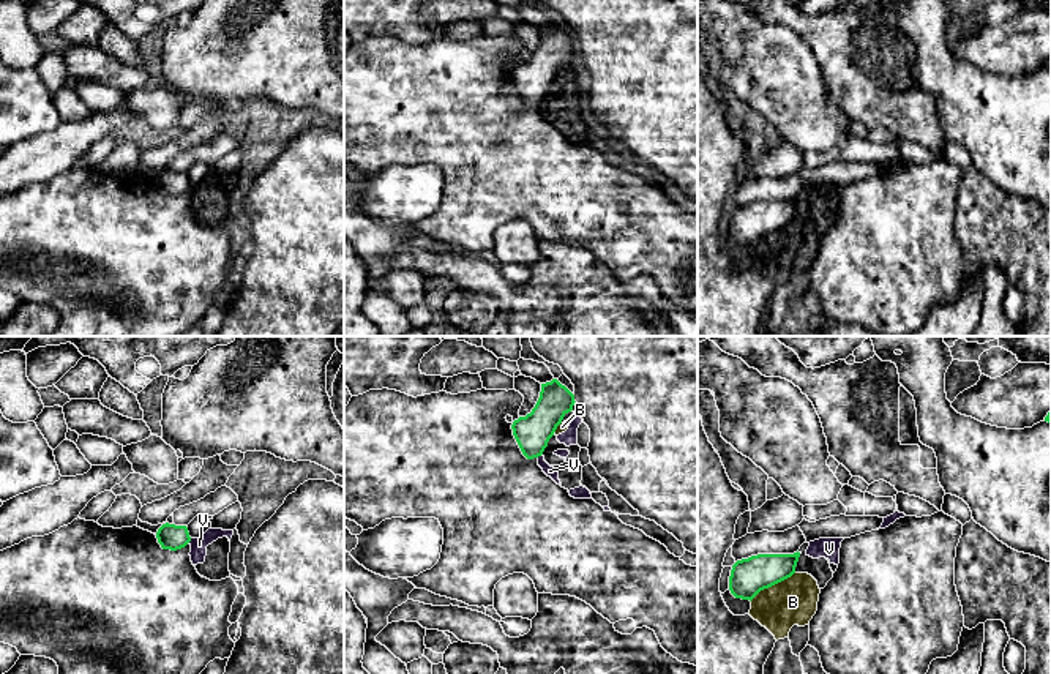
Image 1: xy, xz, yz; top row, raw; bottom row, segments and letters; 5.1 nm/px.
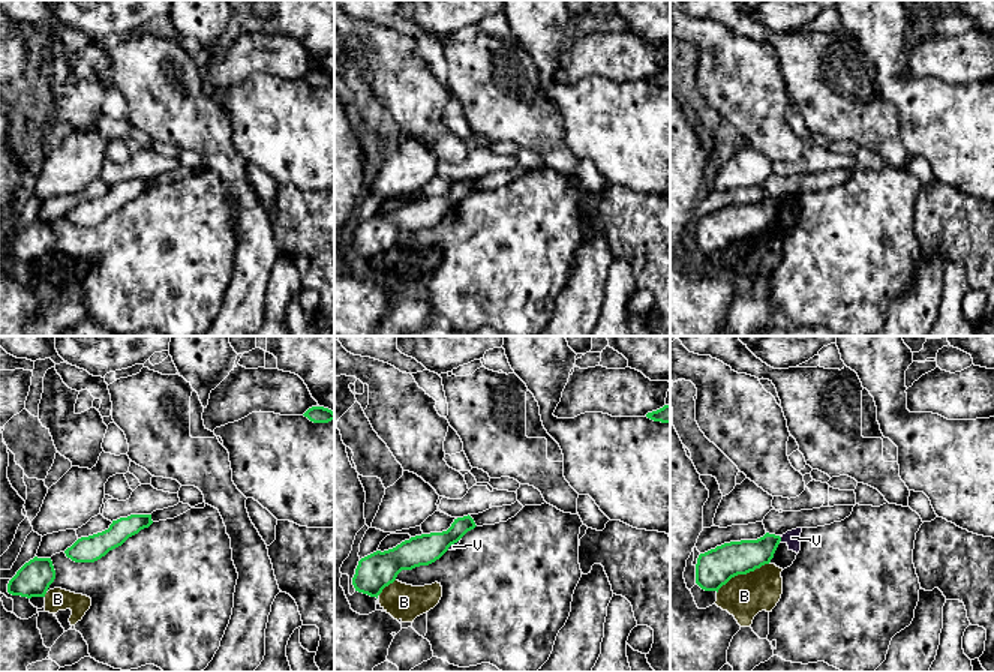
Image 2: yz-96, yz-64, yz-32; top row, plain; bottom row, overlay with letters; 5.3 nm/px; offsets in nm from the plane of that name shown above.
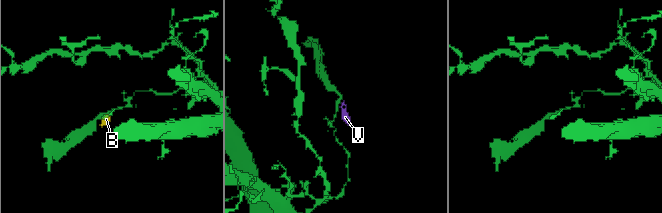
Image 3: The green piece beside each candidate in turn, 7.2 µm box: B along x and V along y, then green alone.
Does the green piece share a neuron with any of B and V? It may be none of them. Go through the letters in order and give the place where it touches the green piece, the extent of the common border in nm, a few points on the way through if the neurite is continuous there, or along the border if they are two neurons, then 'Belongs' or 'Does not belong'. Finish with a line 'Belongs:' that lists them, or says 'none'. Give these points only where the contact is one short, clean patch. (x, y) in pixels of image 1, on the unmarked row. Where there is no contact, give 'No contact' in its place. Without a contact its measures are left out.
B: Touches green at yz (772, 231). Shared border 280 nm. Boundary: yz (794, 218), (761, 235), (750, 247). Does not belong
V: Touches green at xz (538, 101). Shared border 40 nm. Boundary: xz (542, 100), (537, 103). Does not belong
Belongs: none

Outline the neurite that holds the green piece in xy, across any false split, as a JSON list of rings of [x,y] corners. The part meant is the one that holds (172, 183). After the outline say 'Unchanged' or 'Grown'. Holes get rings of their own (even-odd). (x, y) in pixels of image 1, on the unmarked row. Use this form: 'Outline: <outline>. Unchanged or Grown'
Outline: [[[169,169],[158,175],[156,185],[163,196],[170,197],[181,196],[191,188],[186,172],[175,172]]]. Unchanged

